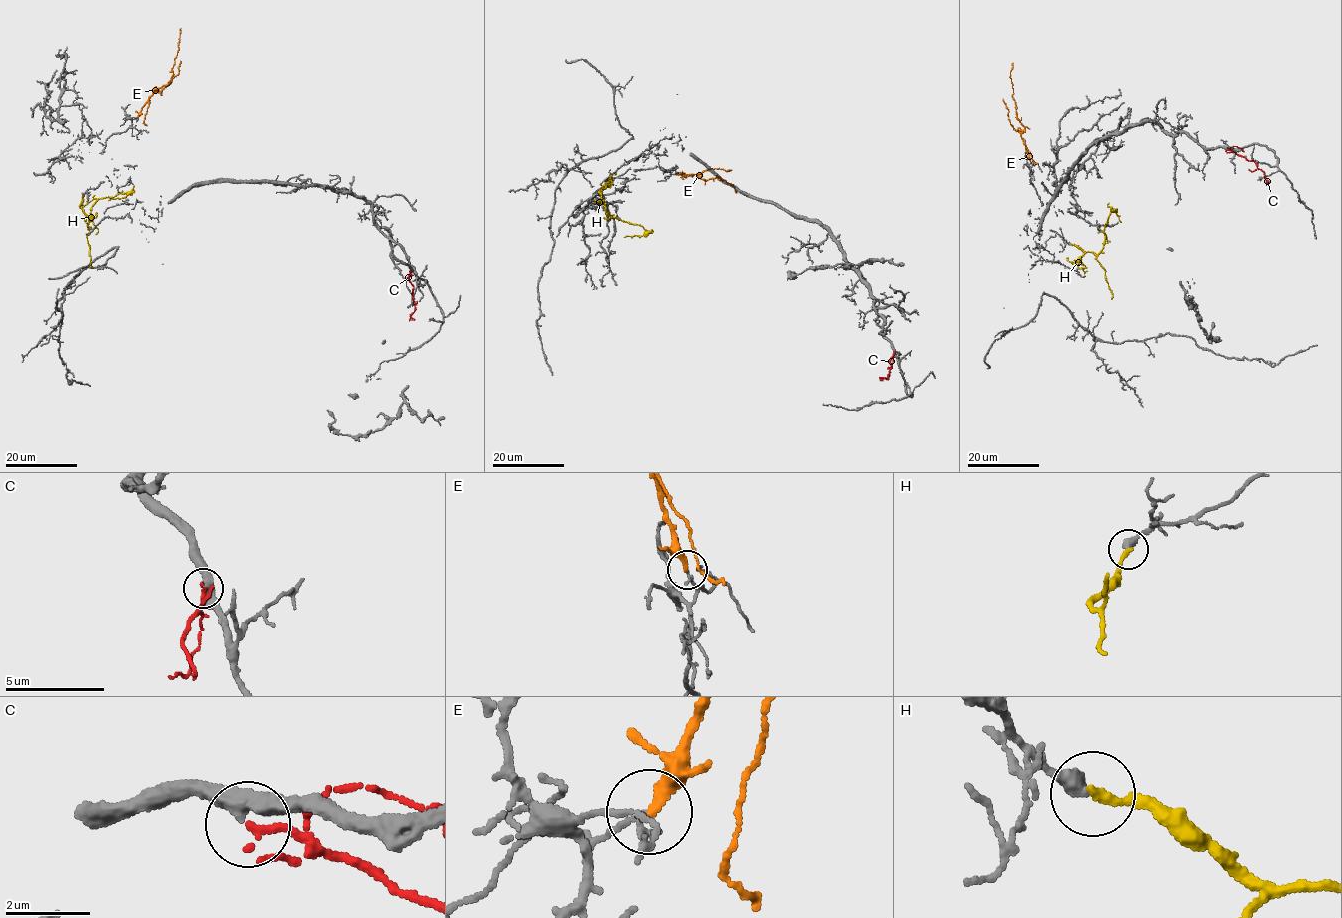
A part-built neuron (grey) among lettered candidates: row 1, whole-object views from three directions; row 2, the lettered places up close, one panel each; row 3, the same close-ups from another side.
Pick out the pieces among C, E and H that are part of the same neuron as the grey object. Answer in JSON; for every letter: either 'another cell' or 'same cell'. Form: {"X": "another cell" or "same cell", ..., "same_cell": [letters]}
{"C": "same cell", "E": "another cell", "H": "another cell", "same_cell": ["C"]}

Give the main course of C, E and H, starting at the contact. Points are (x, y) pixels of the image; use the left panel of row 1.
C: (410, 271), (415, 308), (411, 319)
E: (137, 117), (151, 95), (162, 90), (170, 80), (181, 28)
H: (83, 196), (80, 207), (89, 217), (91, 207), (98, 199), (123, 198), (127, 194), (117, 193), (108, 200)

